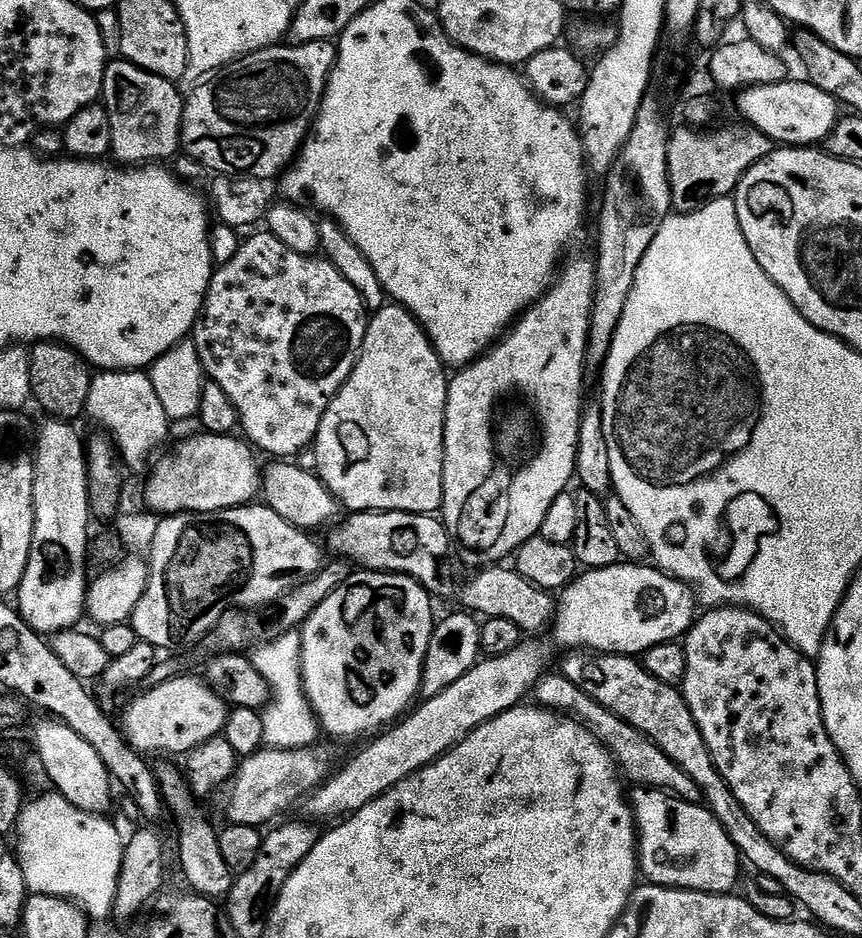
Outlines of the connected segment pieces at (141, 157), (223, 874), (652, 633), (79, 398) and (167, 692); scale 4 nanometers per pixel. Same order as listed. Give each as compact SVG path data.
M123 58L113 59L104 68L104 90L102 103L110 114L110 134L112 135L111 155L124 166L143 166L145 164L160 164L168 162L175 152L181 151L180 131L184 117L185 97L175 83L158 74L150 74Z
M172 762L157 763L154 771L160 792L164 795L167 811L178 816L178 856L182 872L197 895L215 900L227 897L235 877L222 857L219 833L196 806L198 800L188 784L185 773L179 767L176 769L174 765L168 763Z
M621 562L609 568L593 568L563 589L554 612L554 629L561 646L568 648L564 650L587 650L636 658L654 646L671 644L688 635L689 628L698 619L698 601L693 589L655 566L644 567L643 563Z
M36 342L31 345L30 351L32 400L40 403L48 411L49 417L69 422L79 421L79 416L85 415L88 406L94 375L88 361L67 344L59 342Z
M177 674L166 682L152 684L149 689L125 710L124 724L122 720L124 739L135 752L148 758L184 758L223 733L229 705L203 679Z

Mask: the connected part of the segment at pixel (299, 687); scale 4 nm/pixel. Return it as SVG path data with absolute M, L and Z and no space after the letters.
M293 630L283 632L280 636L261 643L251 653L252 665L262 674L270 689L270 703L262 712L262 732L268 748L278 750L308 750L316 739L321 739L322 729L312 707L308 704L308 696L304 692L304 679L300 673L302 662L302 638L300 632Z

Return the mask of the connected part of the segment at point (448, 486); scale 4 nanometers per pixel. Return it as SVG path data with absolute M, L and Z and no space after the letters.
M580 256L577 260L569 259L567 263L559 269L558 275L555 277L554 283L551 288L545 292L543 298L536 301L523 316L519 317L513 323L512 327L500 337L499 341L492 345L483 356L477 358L473 364L467 365L455 373L451 377L448 385L448 415L444 417L444 506L442 509L442 519L444 527L448 529L448 535L452 537L453 541L458 545L458 552L460 548L460 556L468 564L480 564L476 566L496 566L504 560L511 557L516 551L524 545L527 540L540 535L540 527L542 522L546 519L546 510L550 510L550 506L554 503L554 498L558 498L562 493L569 491L570 485L573 483L576 475L576 455L578 454L578 430L580 429L580 418L586 407L586 399L584 400L584 368L588 364L588 335L590 334L590 314L594 306L594 282L596 281L596 261L584 256Z

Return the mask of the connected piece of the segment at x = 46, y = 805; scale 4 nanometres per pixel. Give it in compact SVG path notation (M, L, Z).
M51 794L52 796L44 796L41 800L36 800L27 805L20 814L20 821L16 824L15 835L20 836L20 852L19 862L20 868L24 872L24 881L28 887L29 893L33 896L63 896L66 900L71 900L80 905L84 909L89 921L104 920L107 916L113 915L116 906L116 891L118 890L118 878L122 870L122 862L124 861L124 849L126 847L125 837L120 837L120 832L111 824L110 821L104 820L103 815L93 814L91 812L83 812L74 807L70 802L66 802L66 798L59 794Z

